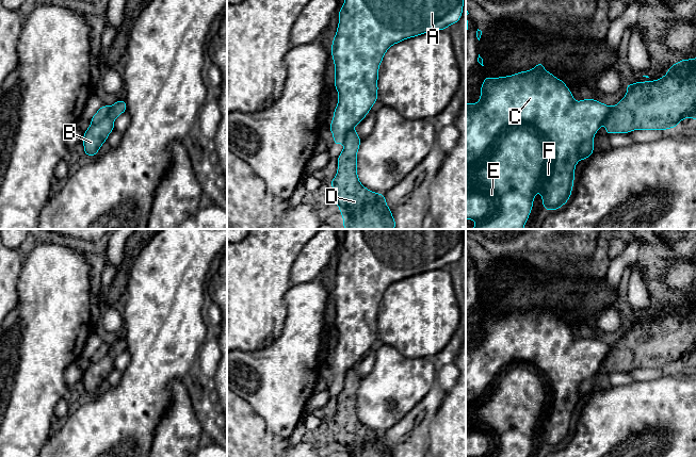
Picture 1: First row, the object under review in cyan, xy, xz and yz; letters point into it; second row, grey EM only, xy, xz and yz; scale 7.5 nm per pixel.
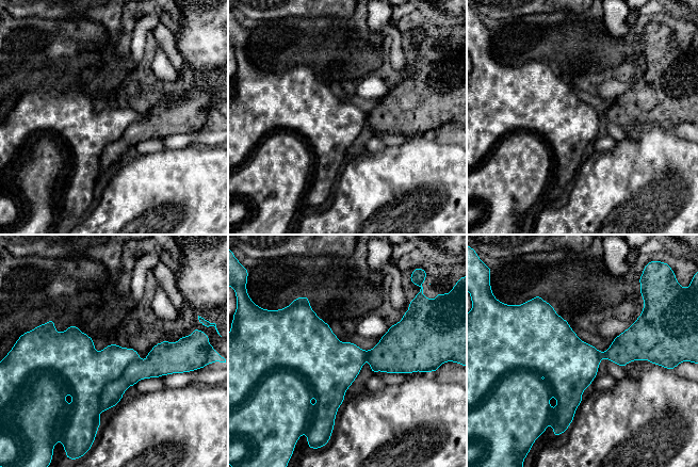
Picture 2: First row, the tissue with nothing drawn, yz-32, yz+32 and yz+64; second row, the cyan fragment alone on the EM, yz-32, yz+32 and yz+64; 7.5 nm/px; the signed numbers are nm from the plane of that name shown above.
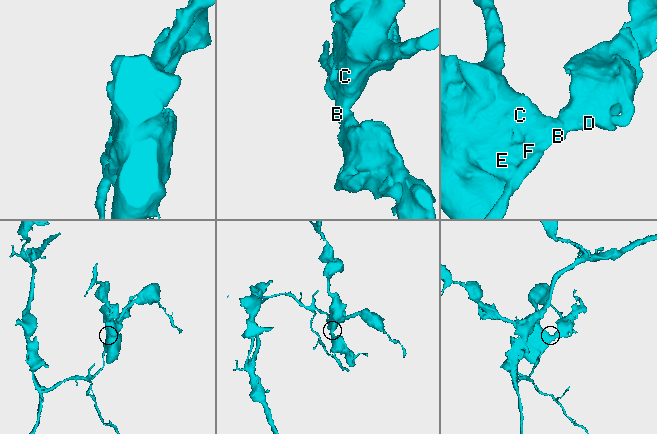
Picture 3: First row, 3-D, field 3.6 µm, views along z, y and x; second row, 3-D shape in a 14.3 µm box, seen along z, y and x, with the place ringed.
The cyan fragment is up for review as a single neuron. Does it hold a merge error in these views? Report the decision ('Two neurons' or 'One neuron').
Two neurons

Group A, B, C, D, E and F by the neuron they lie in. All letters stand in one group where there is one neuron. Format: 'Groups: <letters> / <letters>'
Groups: A C E F / B D

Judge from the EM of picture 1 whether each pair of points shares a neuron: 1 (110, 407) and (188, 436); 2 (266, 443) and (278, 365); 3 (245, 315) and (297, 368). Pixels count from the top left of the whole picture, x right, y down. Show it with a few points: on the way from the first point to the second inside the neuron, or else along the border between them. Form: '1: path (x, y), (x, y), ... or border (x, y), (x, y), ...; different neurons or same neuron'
1: border (170, 403), (156, 428), (150, 445); different neurons
2: border (255, 411), (269, 431), (288, 439); different neurons
3: border (284, 320), (280, 332), (268, 345), (248, 352); different neurons

